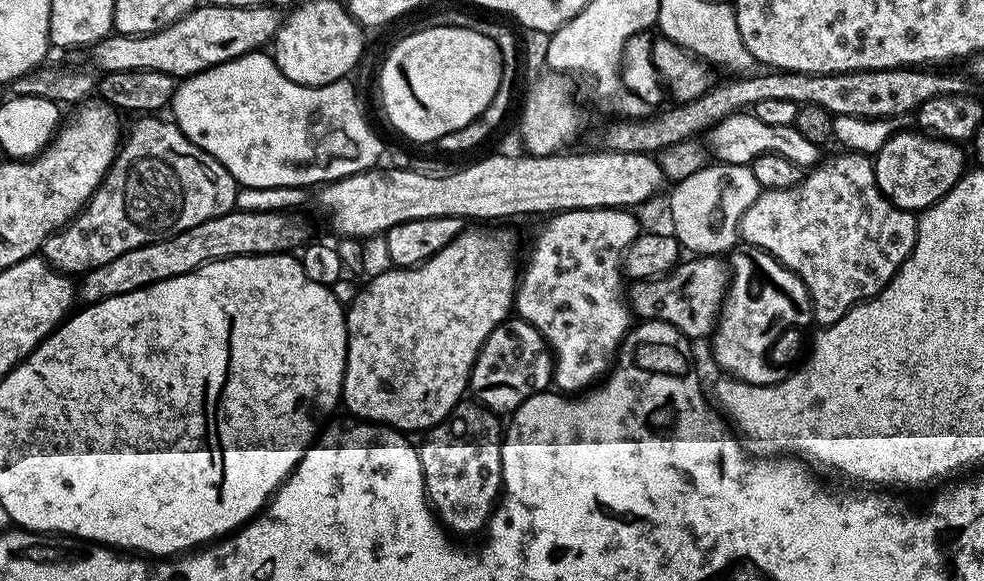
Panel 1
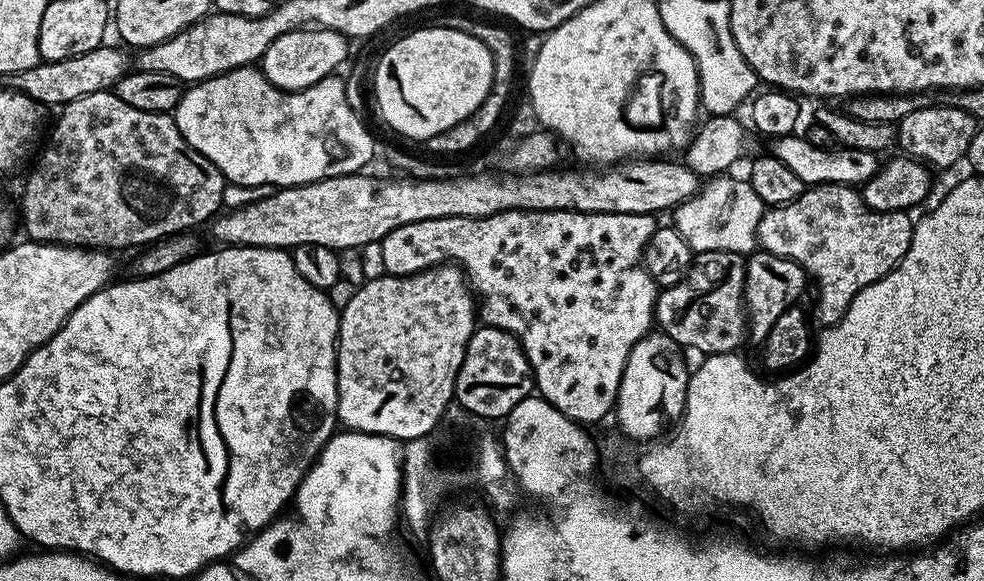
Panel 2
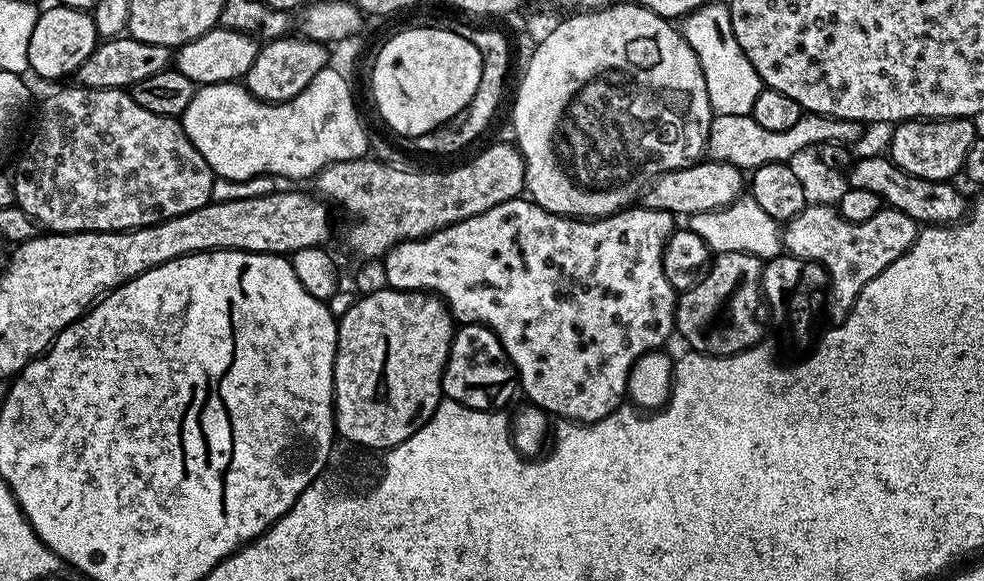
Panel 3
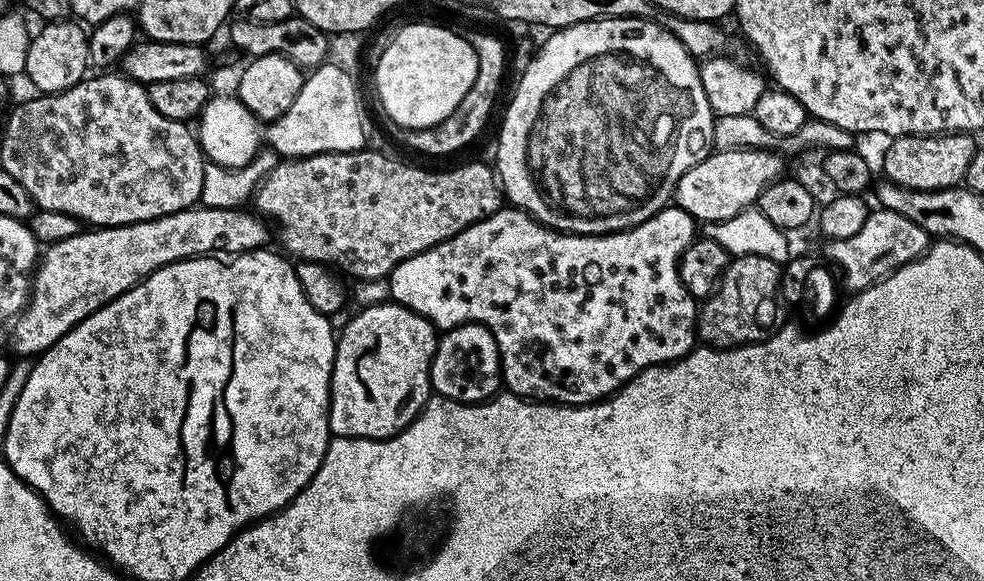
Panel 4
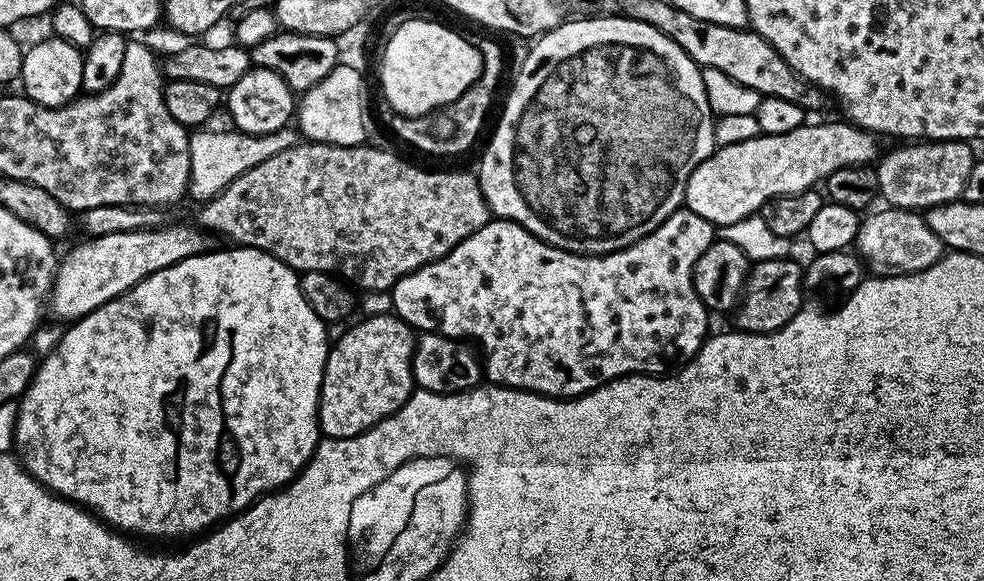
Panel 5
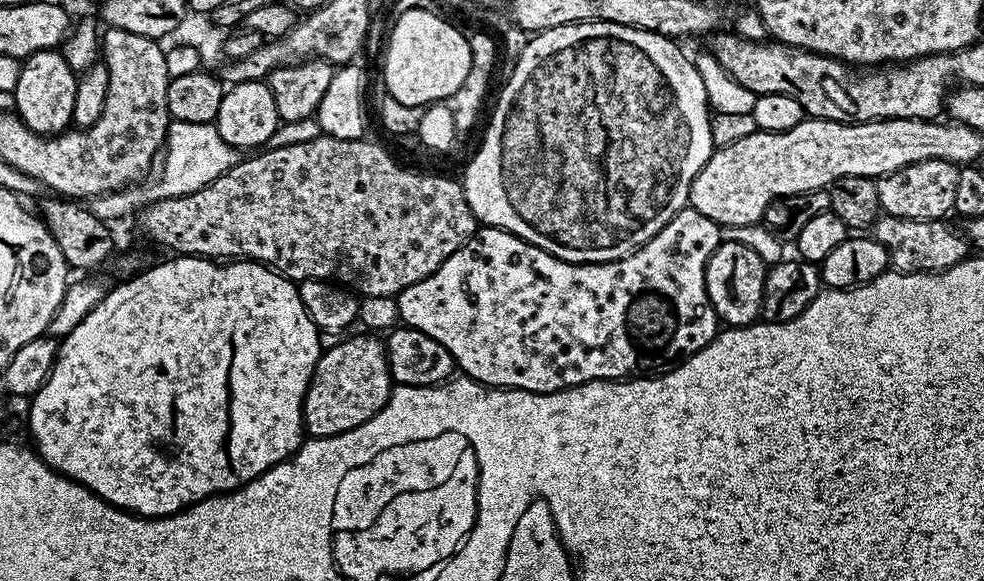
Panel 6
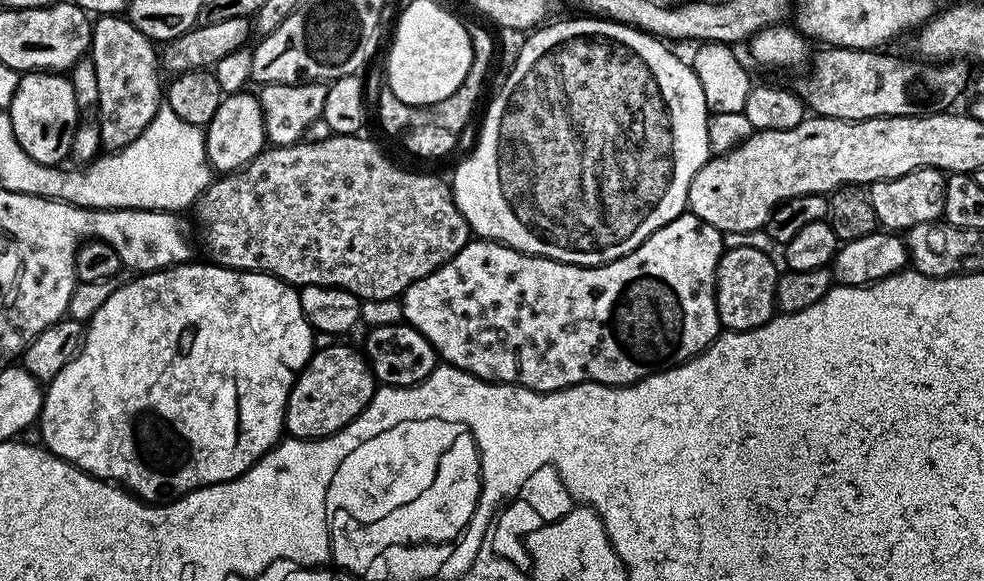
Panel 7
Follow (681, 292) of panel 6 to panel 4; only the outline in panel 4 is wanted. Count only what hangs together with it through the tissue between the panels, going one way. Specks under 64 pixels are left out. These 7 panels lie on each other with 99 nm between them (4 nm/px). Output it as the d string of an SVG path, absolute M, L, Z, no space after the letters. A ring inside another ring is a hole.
M501 206L494 214L474 222L457 236L452 236L441 244L435 244L433 248L427 248L425 252L419 252L398 262L398 266L394 266L394 270L386 279L390 286L390 297L395 303L406 306L420 316L425 316L430 323L436 325L437 329L447 330L456 328L460 324L482 324L488 328L494 334L500 351L503 387L511 395L553 404L573 406L595 404L598 400L606 400L609 396L616 395L626 381L633 380L642 370L681 360L697 347L698 301L688 293L686 286L682 286L678 278L680 255L686 250L686 246L690 246L692 241L697 239L697 236L697 221L693 220L686 210L675 206L664 208L646 222L627 228L625 232L608 232L604 236L572 236L568 232L555 232L553 228L545 228L543 224L539 224L527 212L511 206Z

